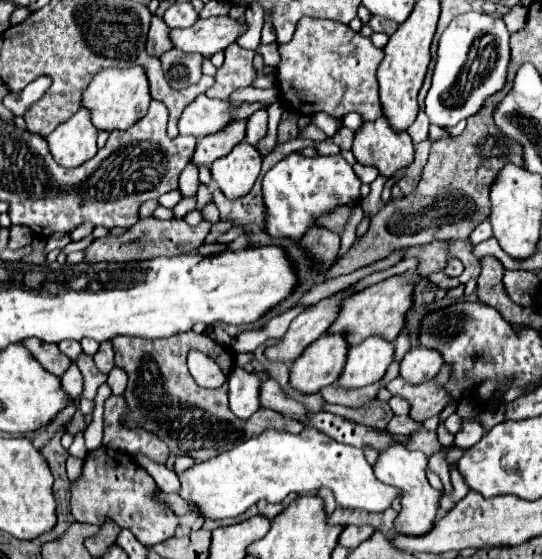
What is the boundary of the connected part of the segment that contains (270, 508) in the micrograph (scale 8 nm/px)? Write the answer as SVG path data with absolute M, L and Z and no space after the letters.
M292 494L292 496L288 496L286 500L282 500L280 504L268 504L268 502L260 500L260 502L256 504L256 506L258 506L258 514L264 516L264 518L268 518L268 520L272 520L272 518L278 516L280 512L284 512L284 508L288 508L288 504L292 504L296 498L298 498L298 496Z

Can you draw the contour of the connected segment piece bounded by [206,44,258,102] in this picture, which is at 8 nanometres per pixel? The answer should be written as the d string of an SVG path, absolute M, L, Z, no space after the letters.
M230 44L224 52L226 60L216 72L216 84L206 92L206 96L228 102L236 90L252 86L252 82L258 76L258 70L252 64L252 50L244 50L238 44Z

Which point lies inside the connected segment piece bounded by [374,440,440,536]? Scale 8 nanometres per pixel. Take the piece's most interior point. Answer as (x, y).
(405, 469)

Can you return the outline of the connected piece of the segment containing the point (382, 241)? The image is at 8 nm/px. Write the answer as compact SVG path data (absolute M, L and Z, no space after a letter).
M508 82L500 94L496 92L496 96L490 96L484 102L484 108L480 108L476 116L468 118L468 126L460 136L432 142L428 162L422 168L422 176L414 192L402 196L400 200L386 202L372 218L368 232L354 240L350 250L336 262L326 278L354 272L362 266L386 258L390 252L400 248L420 246L432 240L468 240L476 224L486 220L490 214L488 190L496 178L496 172L508 162L524 166L520 144L510 142L492 120L492 112L502 100L504 92L508 92Z

